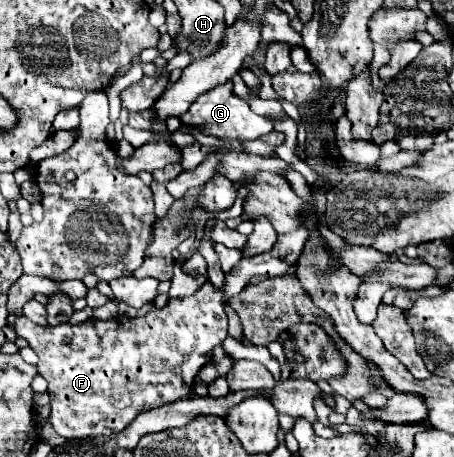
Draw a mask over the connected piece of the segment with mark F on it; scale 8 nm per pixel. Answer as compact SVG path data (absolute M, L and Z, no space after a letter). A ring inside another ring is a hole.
M298 228L290 234L280 234L278 242L270 252L258 254L254 258L242 258L226 274L225 293L216 292L210 282L204 282L188 298L172 298L164 308L152 308L142 318L118 316L112 320L88 320L82 324L58 324L56 328L44 328L30 322L26 316L16 320L16 334L26 338L30 348L38 354L38 374L48 382L50 394L50 424L52 428L68 440L84 440L94 436L110 436L110 432L120 432L126 428L140 412L152 410L180 398L188 396L194 376L210 360L214 346L222 344L228 336L228 320L224 312L224 300L236 296L252 276L282 276L290 266L296 264L306 236L310 230Z

